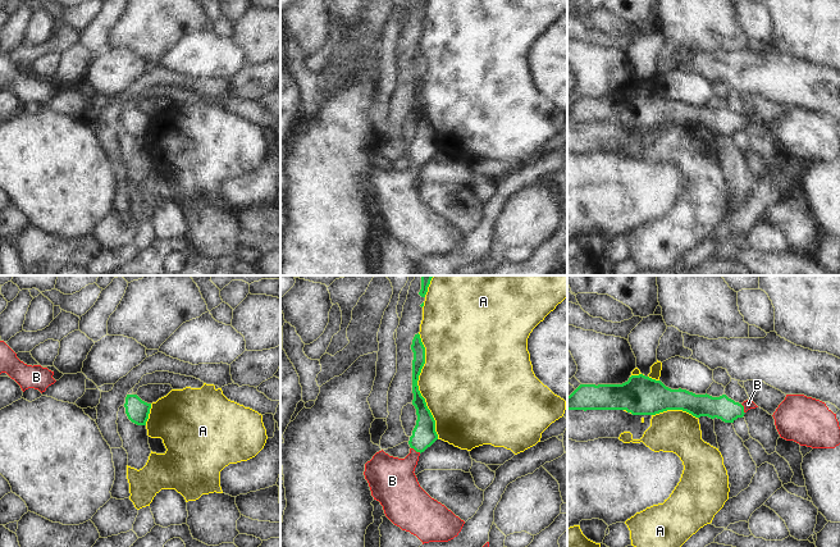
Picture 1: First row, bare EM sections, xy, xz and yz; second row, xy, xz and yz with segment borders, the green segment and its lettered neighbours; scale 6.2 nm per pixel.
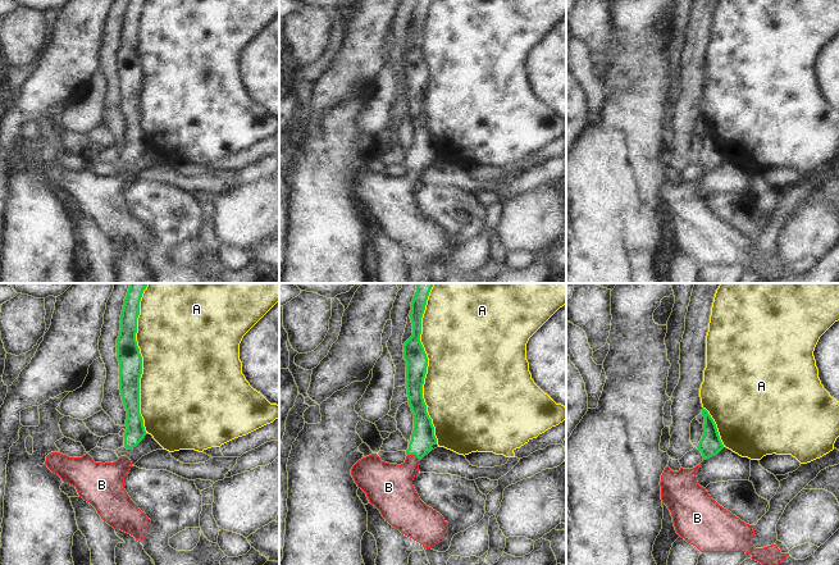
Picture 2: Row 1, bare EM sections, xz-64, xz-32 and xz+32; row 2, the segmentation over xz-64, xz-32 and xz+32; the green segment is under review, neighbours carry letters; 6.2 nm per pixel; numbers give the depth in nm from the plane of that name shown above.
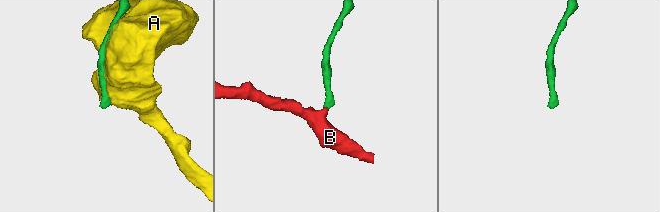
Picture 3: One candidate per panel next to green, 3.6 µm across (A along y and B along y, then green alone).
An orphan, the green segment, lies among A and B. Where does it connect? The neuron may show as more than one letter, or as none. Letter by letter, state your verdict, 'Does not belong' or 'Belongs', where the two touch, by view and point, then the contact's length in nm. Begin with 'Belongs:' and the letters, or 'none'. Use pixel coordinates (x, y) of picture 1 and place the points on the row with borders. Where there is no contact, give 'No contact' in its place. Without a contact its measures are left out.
Belongs: B
A: Does not belong. Touches green at xz (418, 386). Shared border 700 nm
B: Belongs. Touches green at xz (416, 451). Shared border 70 nm

